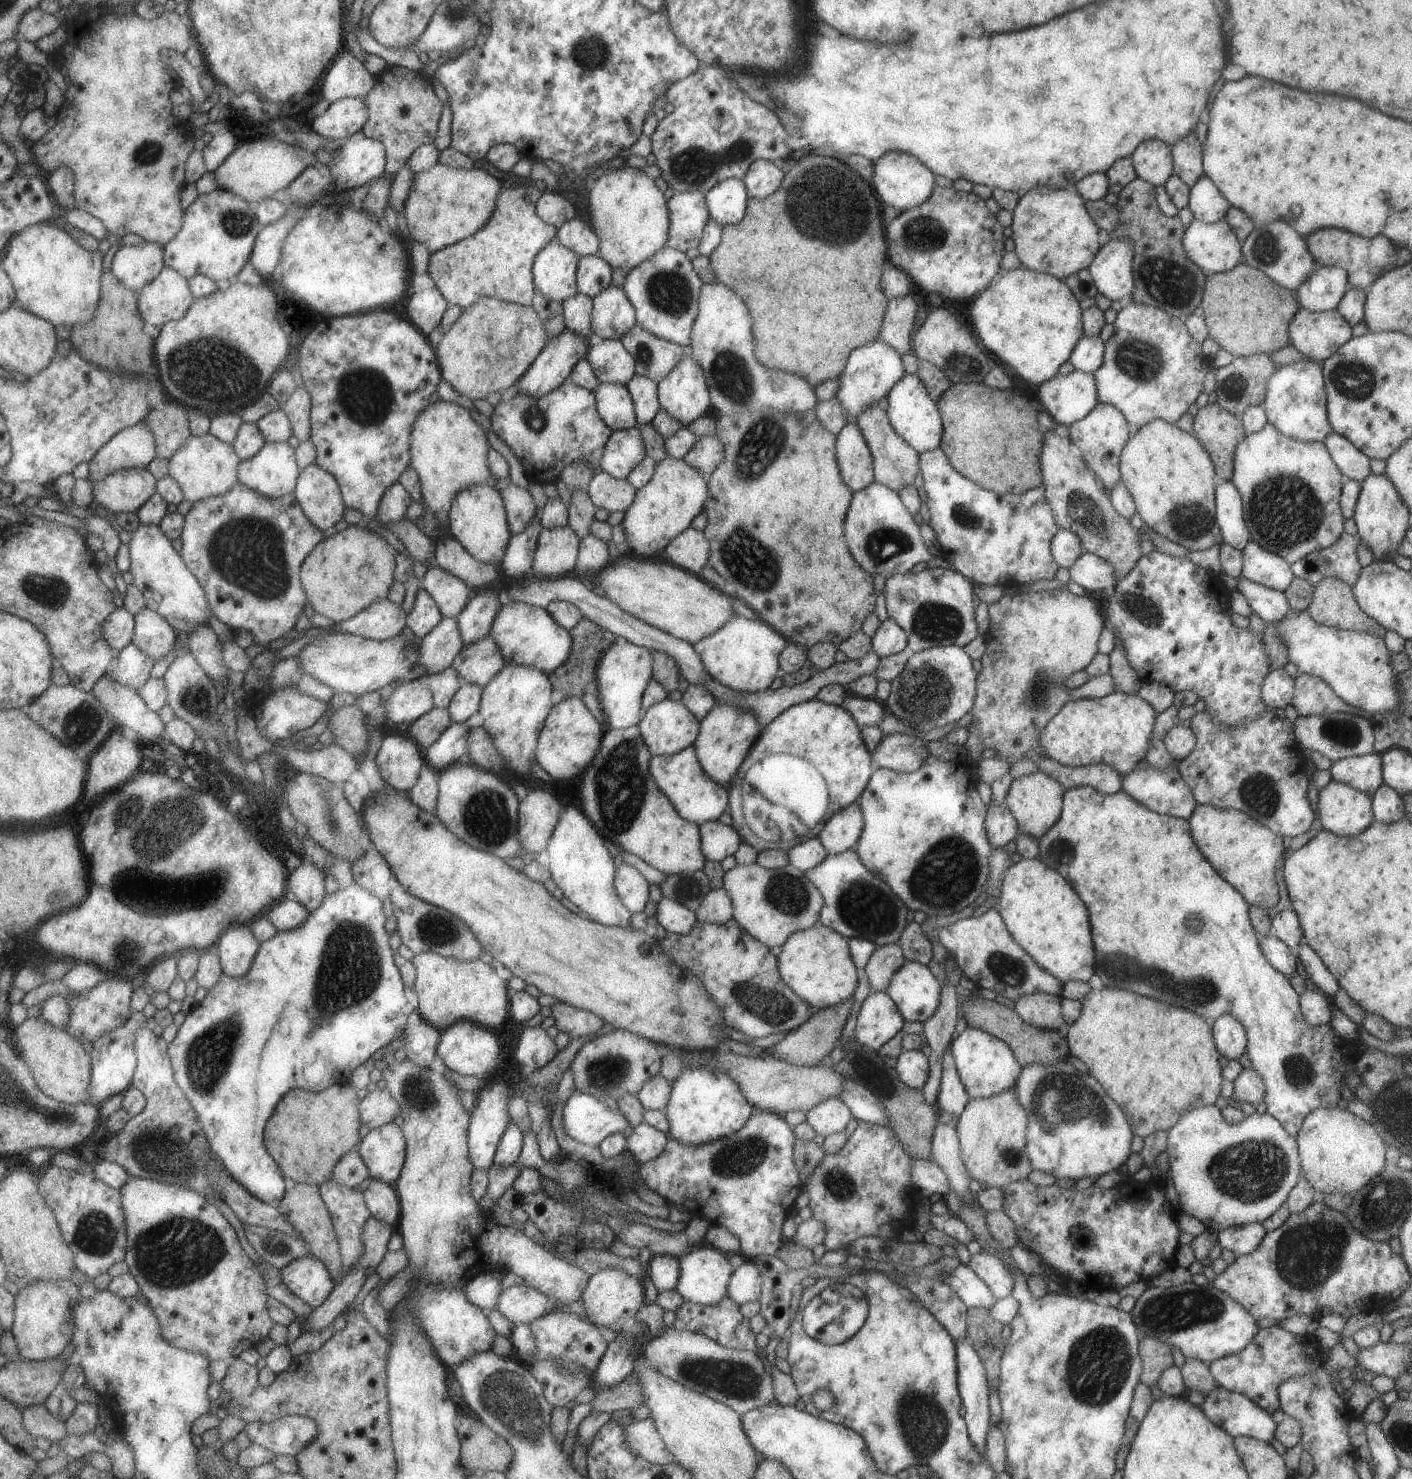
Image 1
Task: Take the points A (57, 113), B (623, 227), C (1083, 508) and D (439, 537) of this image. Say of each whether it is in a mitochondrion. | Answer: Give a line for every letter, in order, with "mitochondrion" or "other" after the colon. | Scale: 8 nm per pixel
A: other
B: other
C: mitochondrion
D: other

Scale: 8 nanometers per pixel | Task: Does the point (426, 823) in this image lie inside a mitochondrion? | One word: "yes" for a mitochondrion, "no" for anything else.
no

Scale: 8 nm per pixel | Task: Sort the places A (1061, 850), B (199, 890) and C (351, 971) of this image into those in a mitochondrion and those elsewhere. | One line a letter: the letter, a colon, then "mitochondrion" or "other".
A: mitochondrion
B: other
C: mitochondrion

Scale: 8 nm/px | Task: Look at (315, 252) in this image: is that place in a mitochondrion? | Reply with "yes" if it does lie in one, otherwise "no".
no

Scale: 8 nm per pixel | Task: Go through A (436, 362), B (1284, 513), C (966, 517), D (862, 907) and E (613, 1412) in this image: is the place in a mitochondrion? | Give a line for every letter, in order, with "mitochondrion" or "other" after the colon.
A: other
B: mitochondrion
C: mitochondrion
D: mitochondrion
E: other

